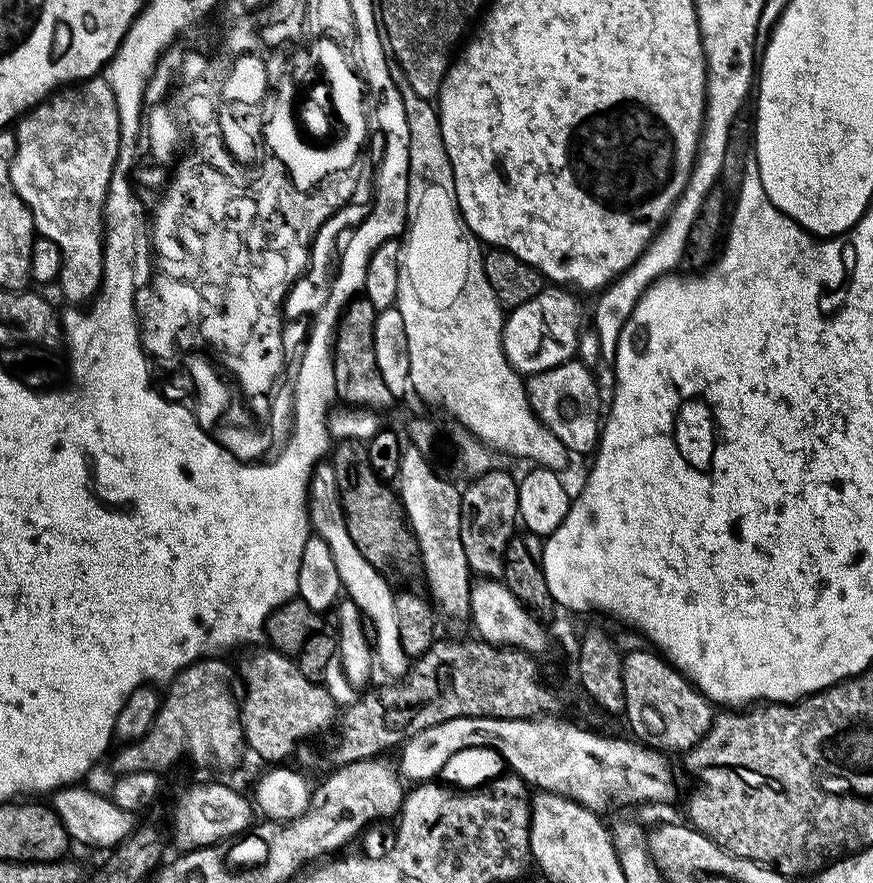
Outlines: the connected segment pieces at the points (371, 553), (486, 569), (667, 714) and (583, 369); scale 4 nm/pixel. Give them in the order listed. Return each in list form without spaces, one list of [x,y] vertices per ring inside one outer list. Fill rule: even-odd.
[[[341,440],[331,449],[330,463],[334,470],[334,482],[338,482],[340,508],[344,511],[344,521],[358,546],[362,558],[370,562],[378,571],[392,574],[392,571],[414,552],[414,537],[404,515],[404,506],[399,495],[392,492],[389,485],[370,466],[368,449],[358,440]]]
[[[493,470],[469,479],[460,494],[460,530],[462,550],[466,552],[468,567],[484,578],[496,578],[504,570],[504,551],[518,528],[520,486],[517,477],[508,472]]]
[[[655,651],[632,652],[623,657],[622,682],[625,686],[625,713],[636,712],[634,724],[640,728],[639,739],[645,745],[656,740],[653,747],[672,744],[669,753],[676,754],[676,744],[689,744],[691,748],[704,739],[712,728],[714,708],[682,673],[673,668]],[[688,728],[688,732],[684,732]]]
[[[578,358],[570,359],[545,372],[531,375],[525,381],[525,388],[532,412],[571,453],[589,455],[595,451],[602,427],[602,390],[589,365]]]

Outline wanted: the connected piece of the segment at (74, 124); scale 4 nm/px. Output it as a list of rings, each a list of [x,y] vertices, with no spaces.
[[[100,74],[92,76],[89,80],[81,80],[71,86],[65,86],[53,92],[45,100],[41,100],[39,104],[35,104],[23,116],[19,117],[14,124],[14,135],[16,137],[16,153],[10,166],[10,182],[14,186],[18,198],[22,198],[22,202],[30,210],[37,233],[50,238],[50,242],[54,242],[54,246],[58,246],[62,257],[58,281],[58,289],[60,288],[61,294],[72,303],[69,305],[87,305],[100,291],[100,280],[104,276],[104,203],[110,186],[110,178],[114,174],[120,146],[120,119],[118,118],[118,102],[114,98],[114,90],[110,90],[107,79]]]

